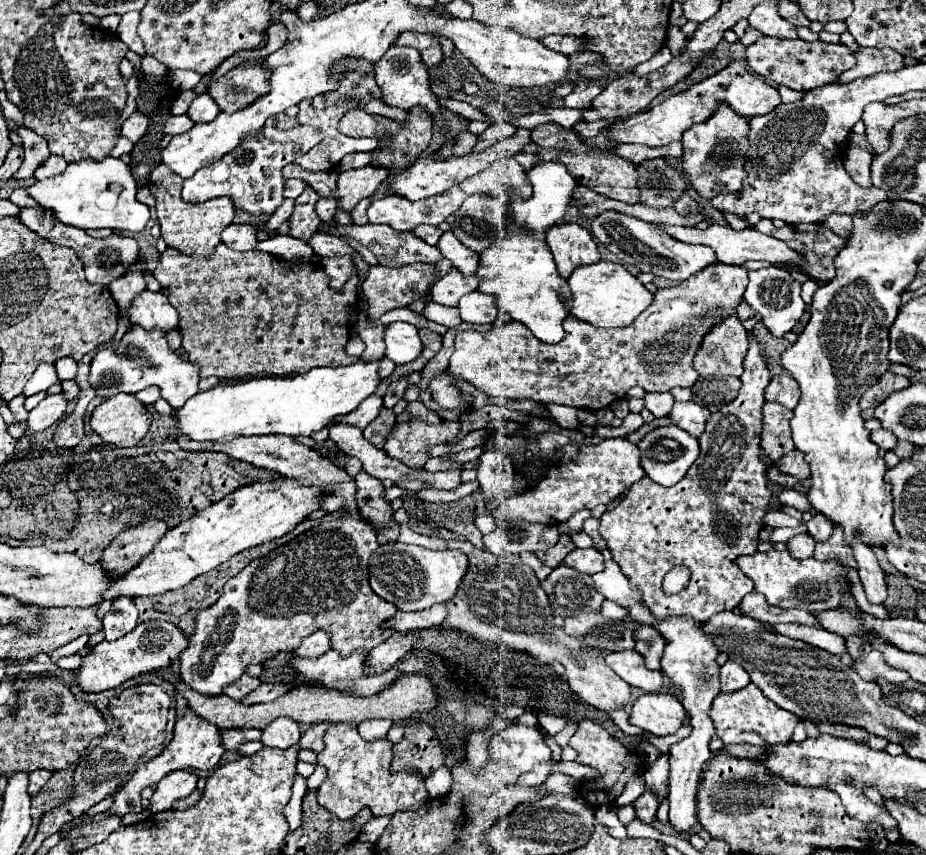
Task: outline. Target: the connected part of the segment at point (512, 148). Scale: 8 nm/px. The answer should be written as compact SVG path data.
M518 129L512 137L498 141L496 145L480 151L480 153L470 153L470 155L462 155L462 157L450 157L450 159L436 159L434 153L418 159L408 171L400 173L392 183L392 191L398 195L406 195L406 199L410 201L418 201L418 199L426 199L432 195L440 195L444 191L448 191L452 185L458 185L460 181L464 181L466 177L482 171L482 167L488 167L490 163L494 163L500 157L514 157L516 153L520 153L526 145L530 145L530 131L528 129Z

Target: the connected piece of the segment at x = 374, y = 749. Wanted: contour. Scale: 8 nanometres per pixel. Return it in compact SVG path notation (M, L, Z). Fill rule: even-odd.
M340 723L328 727L328 731L324 733L324 749L318 753L318 765L324 765L328 769L328 777L318 789L318 803L326 807L330 813L334 813L338 819L352 819L362 807L368 807L374 815L394 815L396 811L422 807L422 803L428 801L424 779L418 773L408 773L408 771L390 773L390 761L392 761L392 743L388 739L364 741L358 735L354 723Z

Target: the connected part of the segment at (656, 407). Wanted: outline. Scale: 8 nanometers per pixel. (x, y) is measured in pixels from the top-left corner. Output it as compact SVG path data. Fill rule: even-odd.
M646 393L644 401L646 401L646 409L652 411L654 417L668 415L670 407L674 405L674 397L670 393Z

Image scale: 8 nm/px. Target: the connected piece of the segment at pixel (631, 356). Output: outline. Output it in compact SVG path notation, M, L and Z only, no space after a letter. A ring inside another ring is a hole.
M710 265L702 269L698 275L688 277L682 285L670 289L658 289L654 293L654 303L632 325L602 331L598 327L590 327L590 323L582 323L574 319L574 315L566 317L564 323L564 339L562 343L548 345L538 343L530 329L522 327L522 323L504 323L502 327L492 327L490 331L458 331L456 335L456 351L450 357L448 371L456 377L466 379L476 389L488 393L490 397L508 397L508 399L532 399L538 403L558 403L570 405L578 409L604 409L612 405L612 401L622 399L632 385L640 385L646 391L670 391L672 387L692 387L698 379L698 373L692 367L692 357L706 335L706 331L736 311L738 301L742 299L744 287L748 283L746 267L730 267L730 265Z

